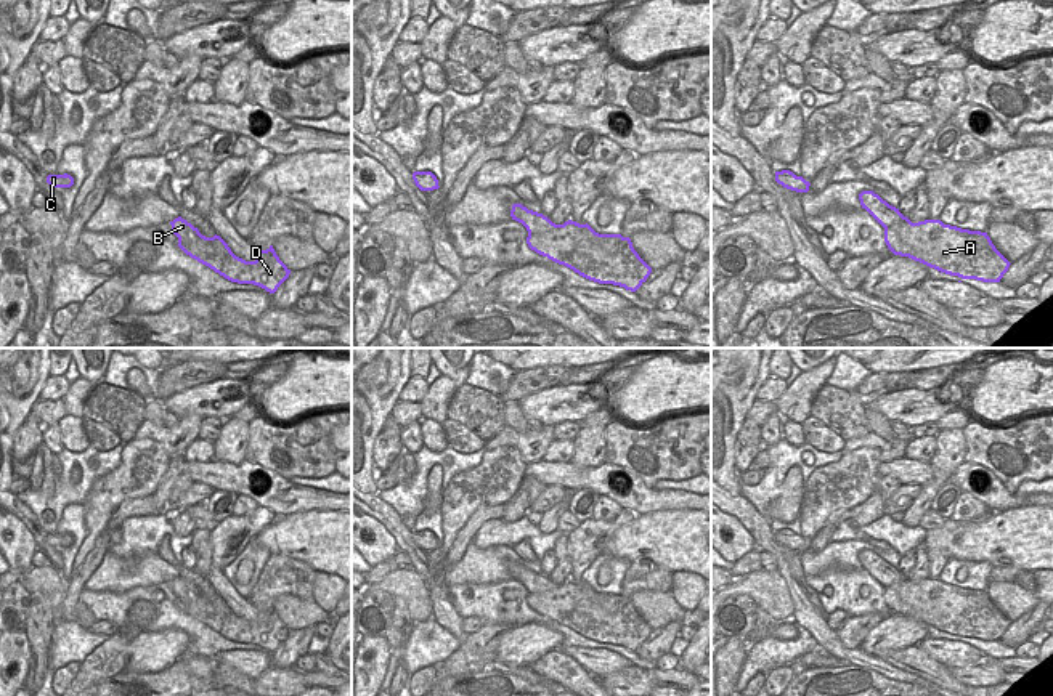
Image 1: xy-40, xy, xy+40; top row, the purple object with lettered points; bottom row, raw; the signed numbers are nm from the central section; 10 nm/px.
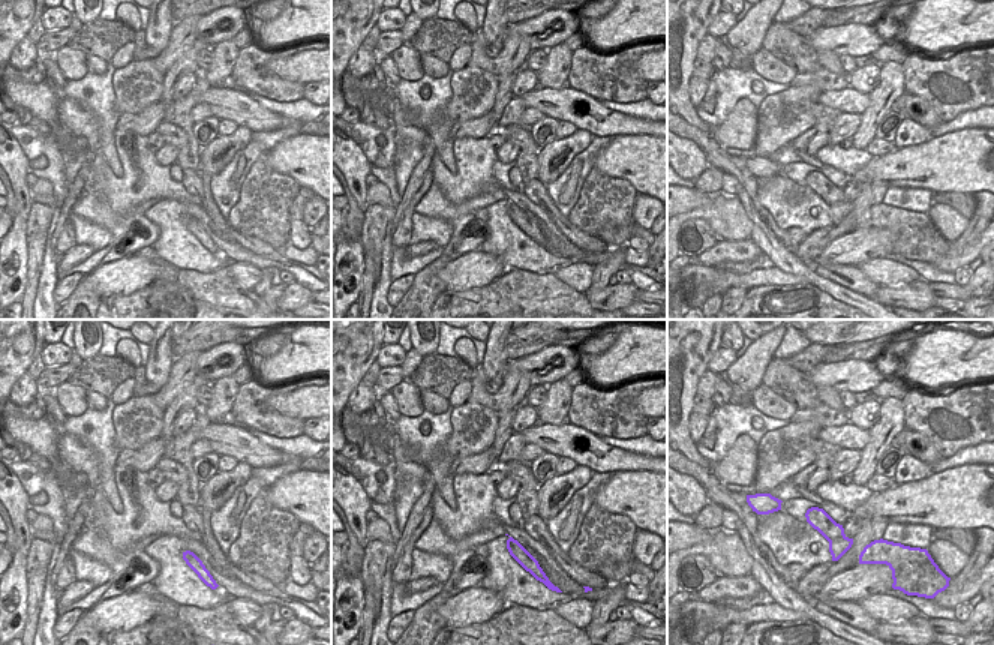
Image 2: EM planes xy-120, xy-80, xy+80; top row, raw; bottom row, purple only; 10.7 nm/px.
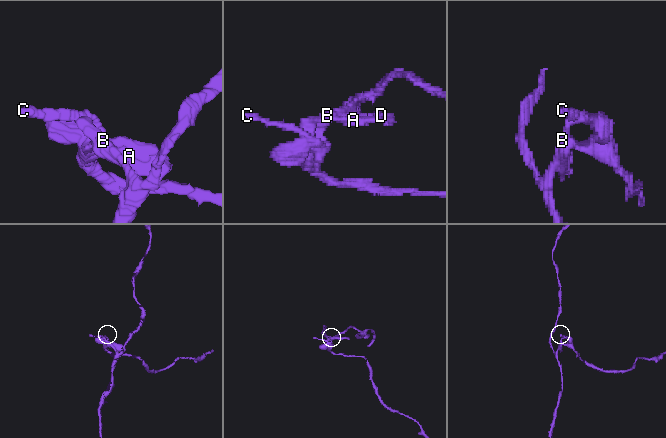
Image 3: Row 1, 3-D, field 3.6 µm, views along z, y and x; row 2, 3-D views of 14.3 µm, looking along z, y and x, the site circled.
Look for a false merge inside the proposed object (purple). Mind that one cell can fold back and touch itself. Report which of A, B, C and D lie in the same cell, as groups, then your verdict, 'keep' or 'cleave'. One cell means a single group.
A C D / B | cleave

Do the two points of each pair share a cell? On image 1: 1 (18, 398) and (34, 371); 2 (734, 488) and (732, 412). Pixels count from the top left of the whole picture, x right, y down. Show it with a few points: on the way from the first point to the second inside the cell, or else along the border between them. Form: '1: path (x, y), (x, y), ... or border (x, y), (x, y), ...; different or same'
1: path (18, 392), (18, 387), (28, 377); same
2: path (727, 469), (727, 432); same

